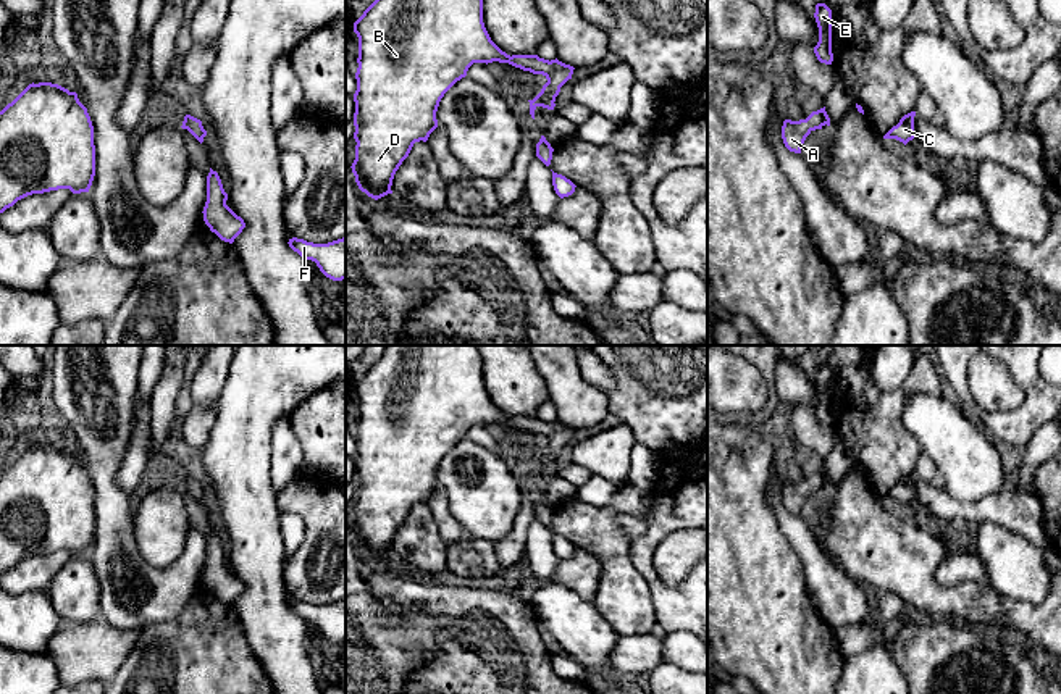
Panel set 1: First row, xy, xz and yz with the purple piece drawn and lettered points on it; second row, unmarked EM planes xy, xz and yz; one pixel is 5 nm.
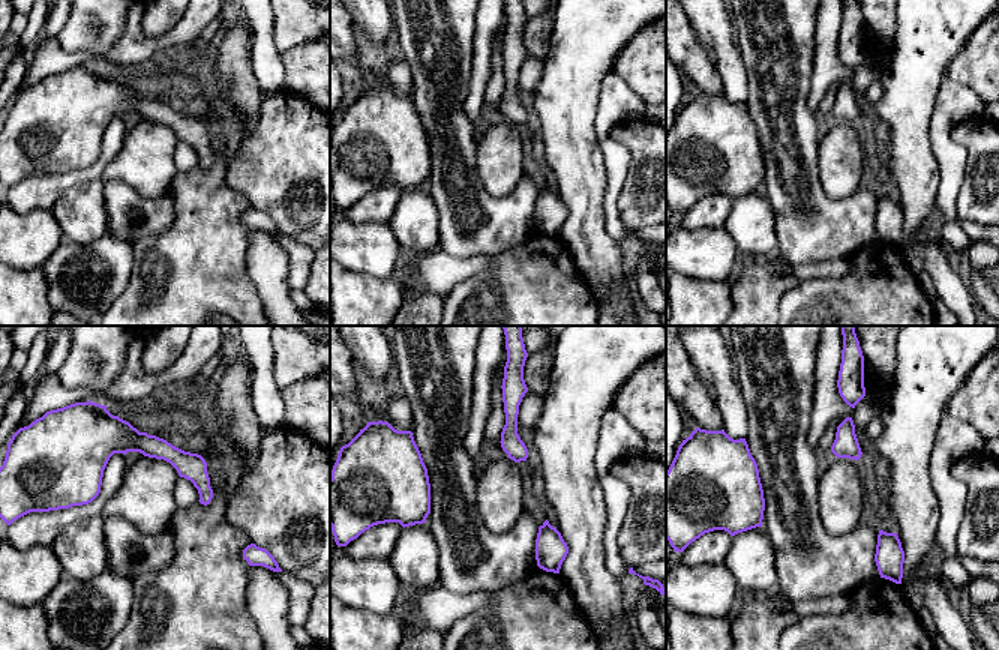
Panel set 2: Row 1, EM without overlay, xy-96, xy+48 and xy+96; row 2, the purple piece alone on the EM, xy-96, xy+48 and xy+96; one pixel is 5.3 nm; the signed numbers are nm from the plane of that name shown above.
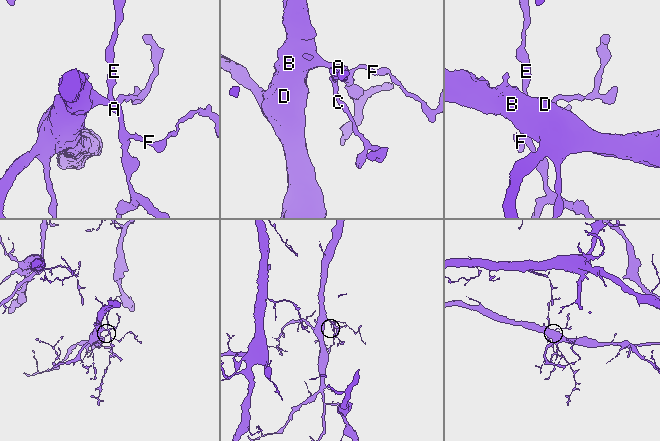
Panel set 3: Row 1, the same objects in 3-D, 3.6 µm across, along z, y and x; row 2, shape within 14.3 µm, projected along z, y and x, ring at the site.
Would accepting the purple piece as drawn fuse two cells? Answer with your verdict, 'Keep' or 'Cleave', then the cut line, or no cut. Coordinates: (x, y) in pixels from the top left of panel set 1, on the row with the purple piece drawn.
Keep. No split

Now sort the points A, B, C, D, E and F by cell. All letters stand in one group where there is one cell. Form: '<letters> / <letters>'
A B C D E F

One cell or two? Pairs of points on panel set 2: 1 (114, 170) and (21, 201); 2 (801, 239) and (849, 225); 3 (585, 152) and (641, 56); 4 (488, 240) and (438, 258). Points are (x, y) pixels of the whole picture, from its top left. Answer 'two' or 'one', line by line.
1: two
2: one
3: two
4: two

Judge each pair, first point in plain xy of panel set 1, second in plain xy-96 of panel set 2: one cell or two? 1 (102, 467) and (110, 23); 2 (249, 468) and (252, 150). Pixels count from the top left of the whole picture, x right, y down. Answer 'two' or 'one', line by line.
1: one
2: two

